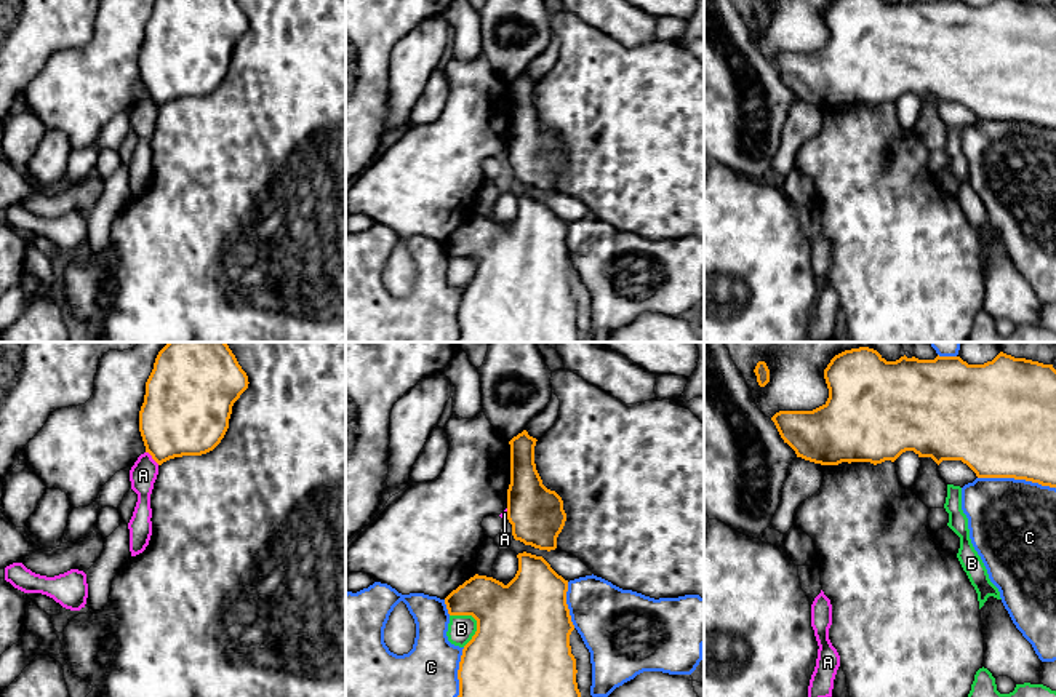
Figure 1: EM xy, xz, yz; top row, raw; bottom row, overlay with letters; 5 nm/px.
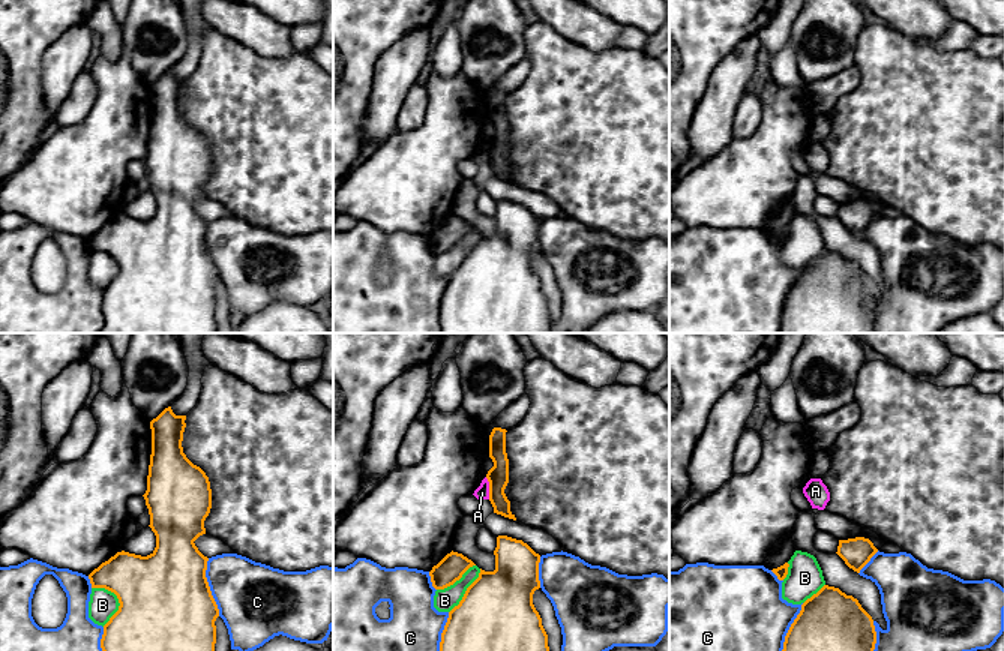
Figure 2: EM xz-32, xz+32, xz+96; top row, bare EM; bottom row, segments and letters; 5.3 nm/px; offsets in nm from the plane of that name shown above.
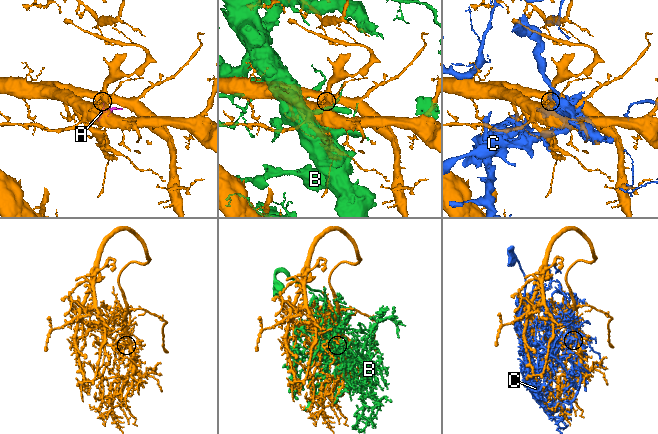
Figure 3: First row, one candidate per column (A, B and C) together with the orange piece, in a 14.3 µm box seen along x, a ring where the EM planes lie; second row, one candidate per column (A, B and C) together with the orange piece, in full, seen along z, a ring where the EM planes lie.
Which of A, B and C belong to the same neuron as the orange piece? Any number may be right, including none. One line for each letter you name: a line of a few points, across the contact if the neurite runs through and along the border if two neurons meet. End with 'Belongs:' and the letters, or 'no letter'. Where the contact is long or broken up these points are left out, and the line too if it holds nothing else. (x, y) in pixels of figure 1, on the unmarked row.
Belongs: no letter

